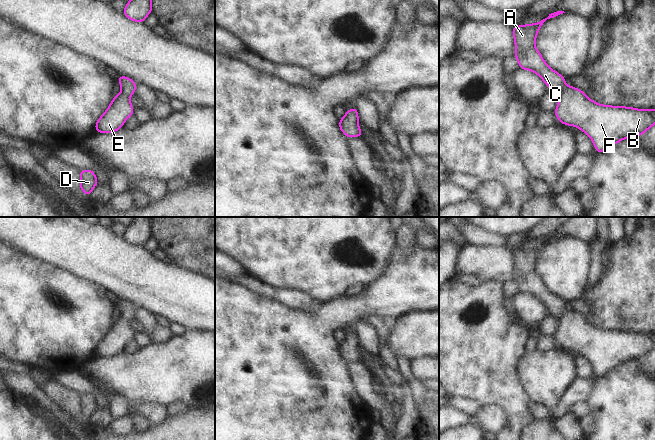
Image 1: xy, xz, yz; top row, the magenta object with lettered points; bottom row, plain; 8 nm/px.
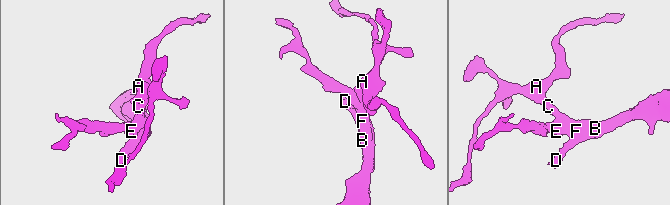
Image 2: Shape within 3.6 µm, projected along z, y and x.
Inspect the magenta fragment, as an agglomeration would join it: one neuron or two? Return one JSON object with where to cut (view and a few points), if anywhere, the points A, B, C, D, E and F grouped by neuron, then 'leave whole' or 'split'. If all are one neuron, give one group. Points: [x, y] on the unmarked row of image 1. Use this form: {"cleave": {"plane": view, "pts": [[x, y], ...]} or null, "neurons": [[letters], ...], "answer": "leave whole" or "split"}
{"cleave": null, "neurons": [["A", "B", "C", "D", "E", "F"]], "answer": "leave whole"}

